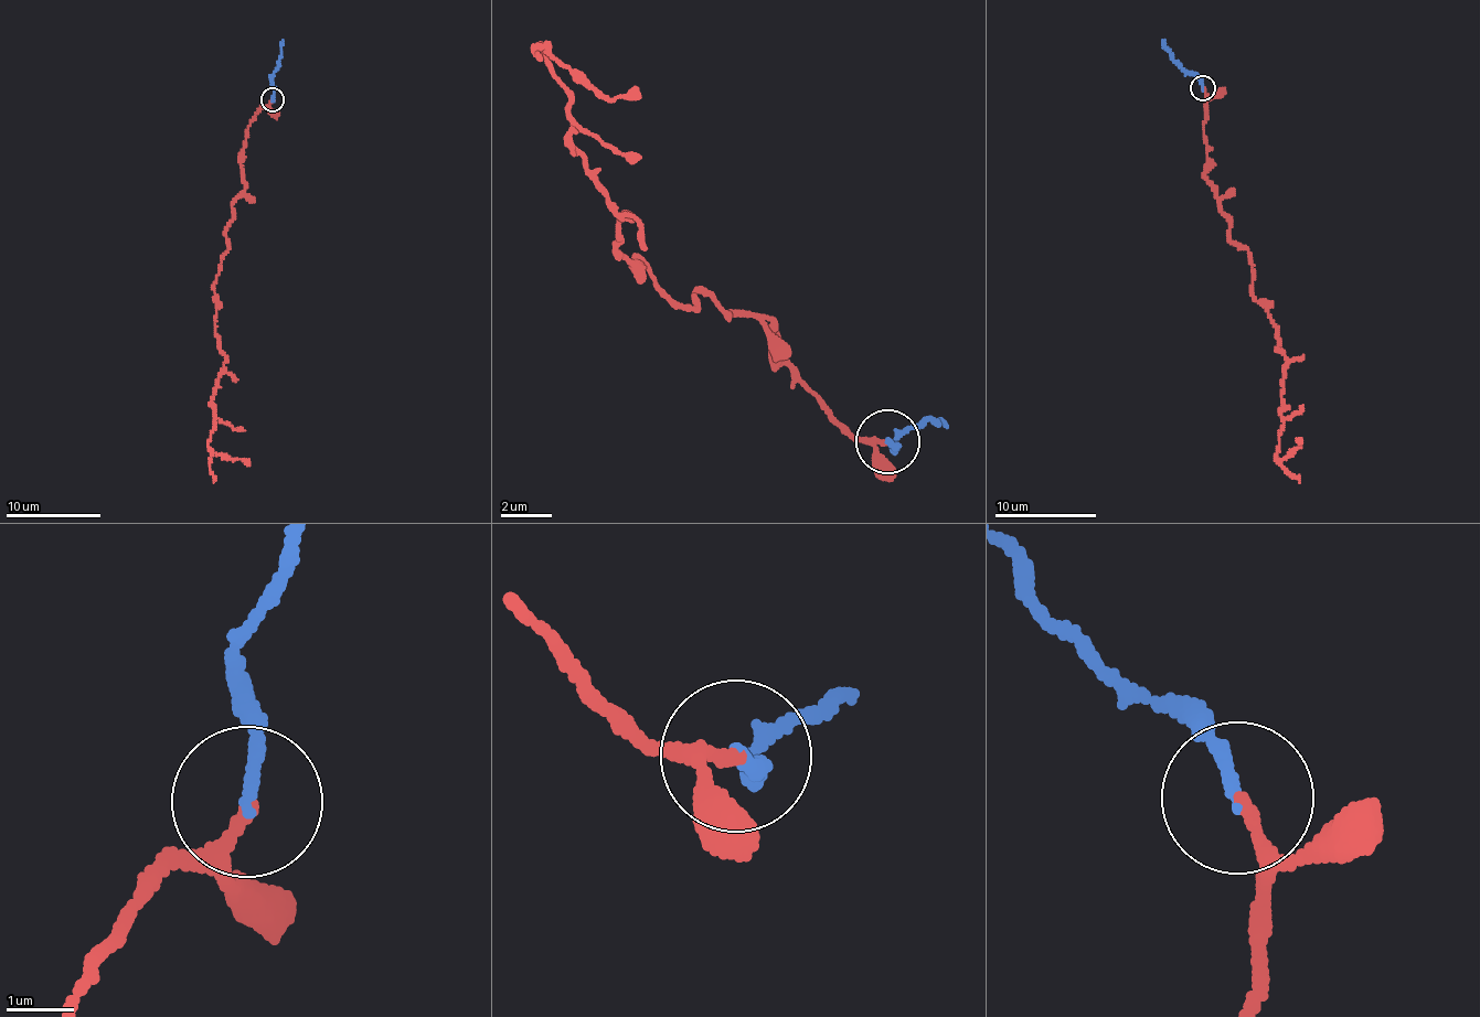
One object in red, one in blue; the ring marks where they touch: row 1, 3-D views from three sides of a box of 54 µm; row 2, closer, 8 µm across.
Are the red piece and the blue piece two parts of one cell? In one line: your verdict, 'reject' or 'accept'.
accept

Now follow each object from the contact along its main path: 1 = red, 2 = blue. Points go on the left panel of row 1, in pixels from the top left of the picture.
1: (272, 99), (247, 128), (244, 191), (214, 289), (225, 361), (208, 446), (249, 466)
2: (272, 99), (272, 75), (279, 61), (283, 40)

